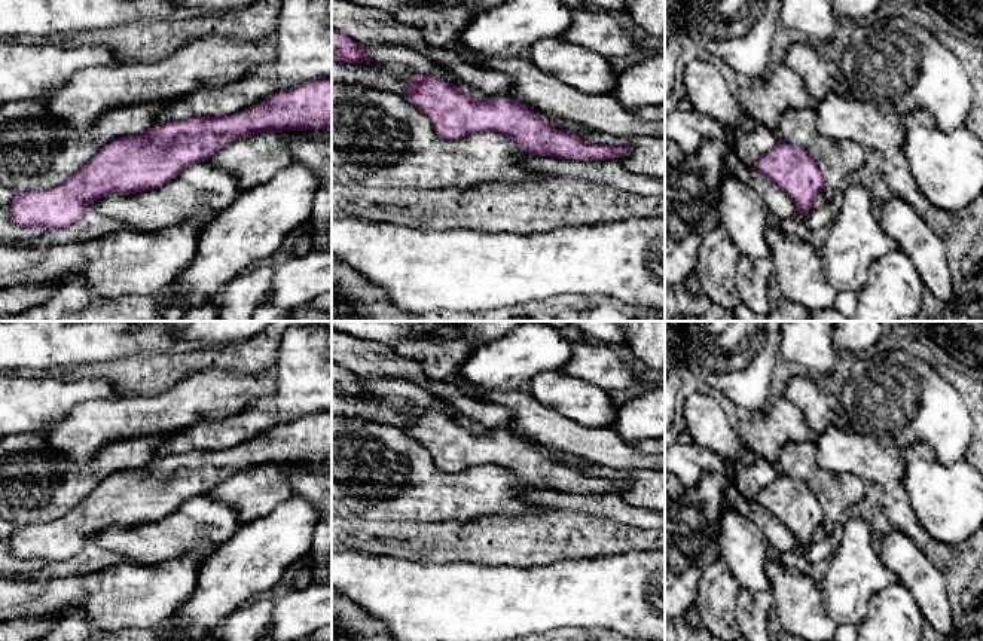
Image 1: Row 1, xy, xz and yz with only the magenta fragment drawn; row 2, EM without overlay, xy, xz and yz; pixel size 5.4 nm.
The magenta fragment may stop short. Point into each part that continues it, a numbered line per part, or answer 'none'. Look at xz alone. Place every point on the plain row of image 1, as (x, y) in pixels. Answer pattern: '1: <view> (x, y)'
none

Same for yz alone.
none

